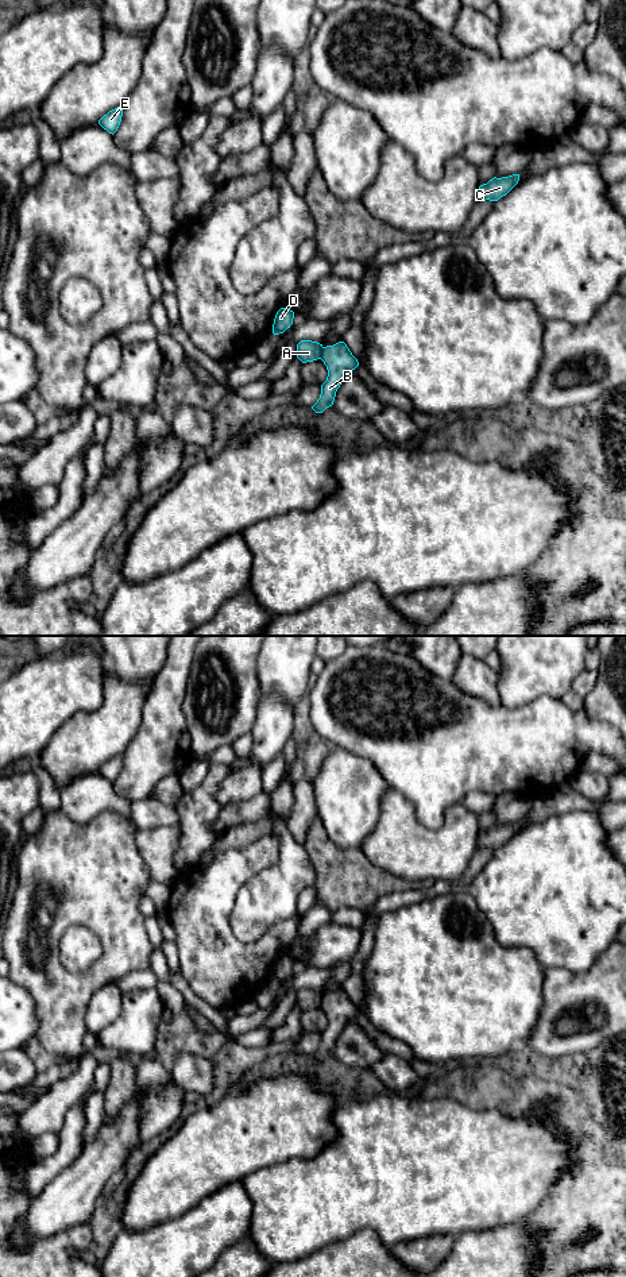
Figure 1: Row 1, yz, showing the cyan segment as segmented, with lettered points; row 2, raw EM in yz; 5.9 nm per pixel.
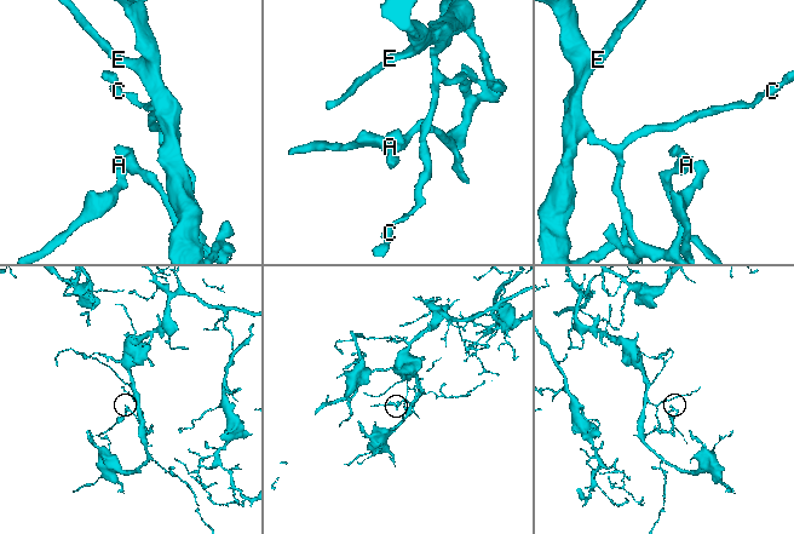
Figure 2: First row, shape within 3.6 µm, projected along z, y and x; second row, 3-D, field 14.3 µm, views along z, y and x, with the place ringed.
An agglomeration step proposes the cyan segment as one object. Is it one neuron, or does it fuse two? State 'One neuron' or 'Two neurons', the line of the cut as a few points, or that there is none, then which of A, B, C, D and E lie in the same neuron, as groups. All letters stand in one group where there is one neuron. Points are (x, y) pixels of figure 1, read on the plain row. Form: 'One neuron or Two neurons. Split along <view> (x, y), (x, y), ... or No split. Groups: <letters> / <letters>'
Two neurons. Split along yz (323, 995), (319, 1006). Groups: A C D E / B

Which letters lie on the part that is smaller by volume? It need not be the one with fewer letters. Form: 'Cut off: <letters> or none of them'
Cut off: B

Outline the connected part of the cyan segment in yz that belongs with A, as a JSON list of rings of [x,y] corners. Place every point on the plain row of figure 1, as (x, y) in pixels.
[[[301,988],[297,992],[297,1006],[302,1010],[313,1010],[320,1007],[322,992],[312,988]]]

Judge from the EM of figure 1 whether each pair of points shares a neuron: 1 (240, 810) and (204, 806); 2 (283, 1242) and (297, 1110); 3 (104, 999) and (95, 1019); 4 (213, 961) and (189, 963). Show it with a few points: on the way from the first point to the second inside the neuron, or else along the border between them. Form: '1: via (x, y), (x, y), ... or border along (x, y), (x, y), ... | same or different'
1: border along (221, 807), (209, 826), (216, 836) | different
2: border along (321, 1150), (306, 1160), (292, 1158), (261, 1168) | different
3: via (104, 1004), (100, 1014) | same
4: via (208, 961), (194, 963) | same

